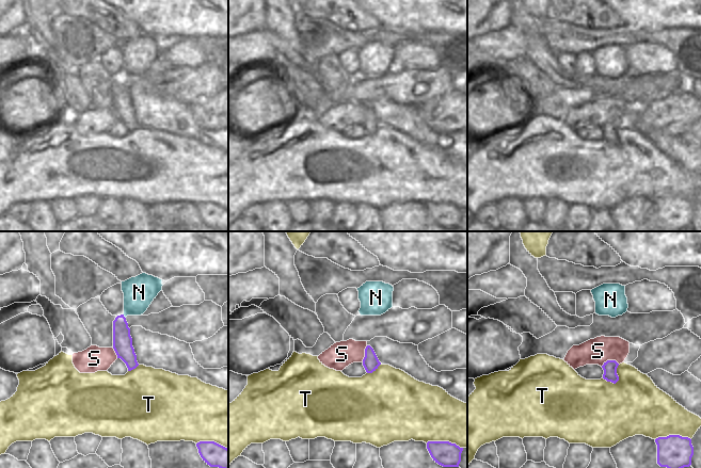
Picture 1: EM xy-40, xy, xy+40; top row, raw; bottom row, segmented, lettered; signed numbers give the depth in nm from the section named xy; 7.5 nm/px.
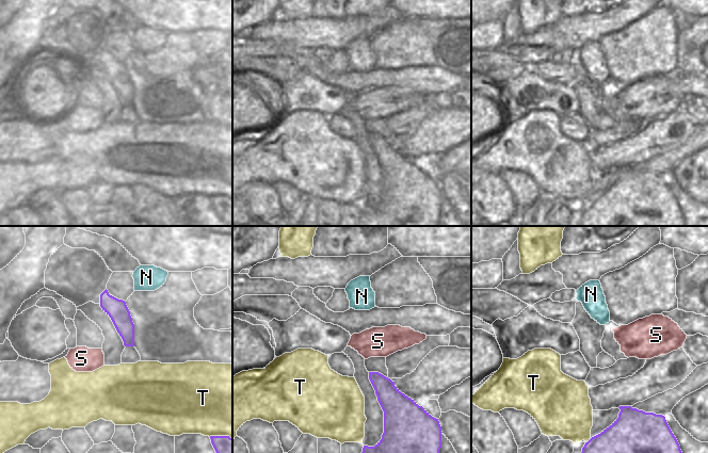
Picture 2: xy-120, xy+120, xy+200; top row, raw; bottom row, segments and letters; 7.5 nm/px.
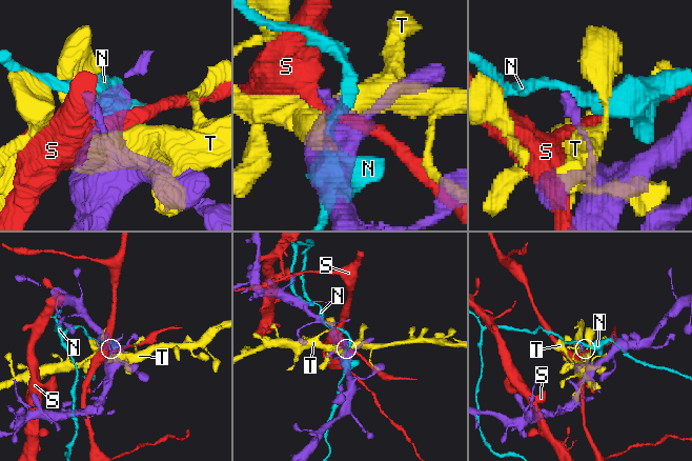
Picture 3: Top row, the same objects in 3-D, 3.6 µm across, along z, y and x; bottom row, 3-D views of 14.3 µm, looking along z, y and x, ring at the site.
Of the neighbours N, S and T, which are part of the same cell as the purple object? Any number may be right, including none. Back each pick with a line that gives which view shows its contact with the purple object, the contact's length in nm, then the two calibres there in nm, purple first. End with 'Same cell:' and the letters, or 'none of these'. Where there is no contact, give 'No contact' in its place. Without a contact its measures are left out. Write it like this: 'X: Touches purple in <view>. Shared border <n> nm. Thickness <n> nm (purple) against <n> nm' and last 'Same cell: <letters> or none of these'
Same cell: none of these

